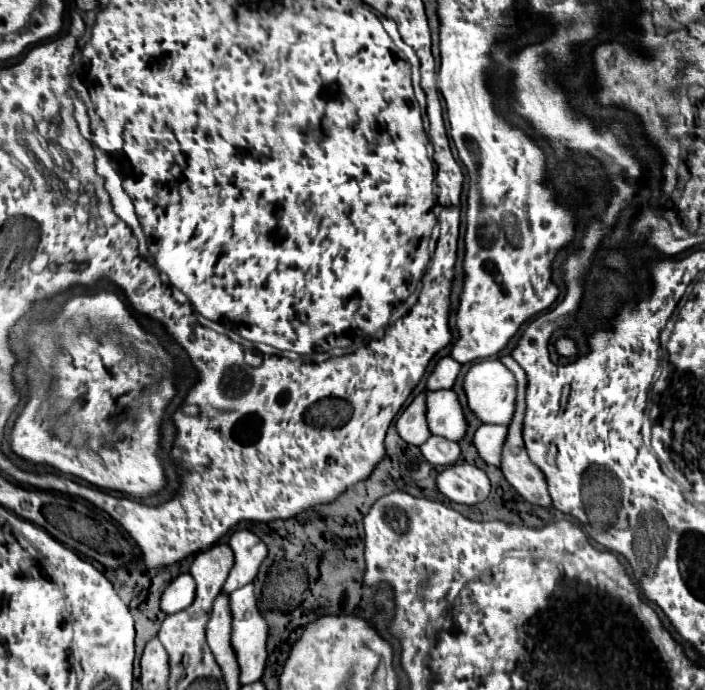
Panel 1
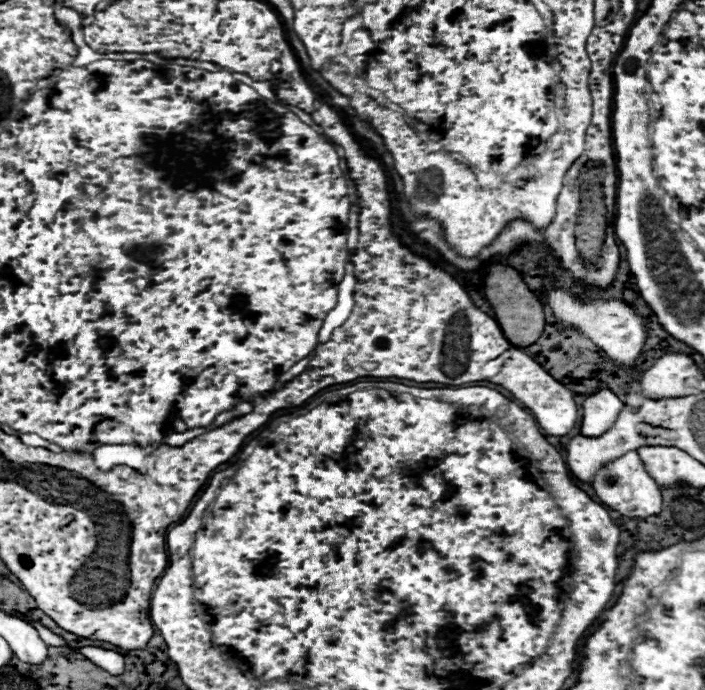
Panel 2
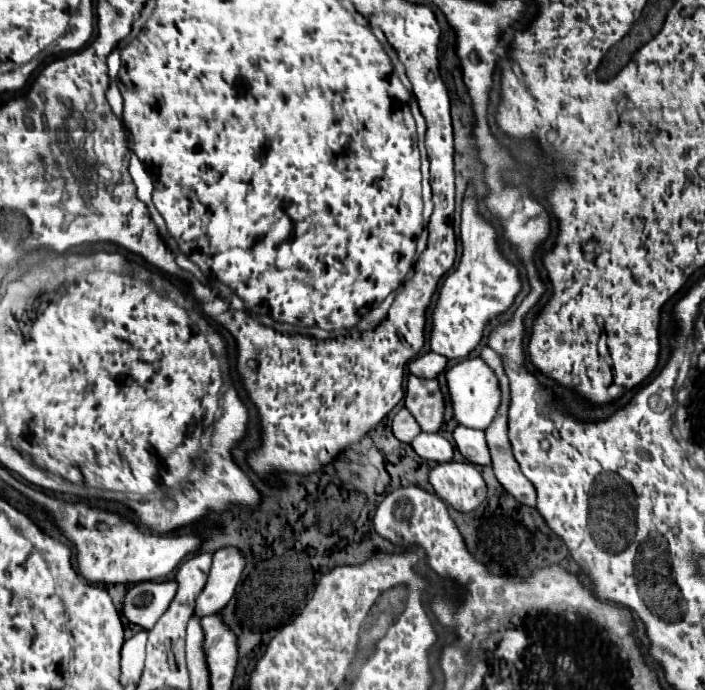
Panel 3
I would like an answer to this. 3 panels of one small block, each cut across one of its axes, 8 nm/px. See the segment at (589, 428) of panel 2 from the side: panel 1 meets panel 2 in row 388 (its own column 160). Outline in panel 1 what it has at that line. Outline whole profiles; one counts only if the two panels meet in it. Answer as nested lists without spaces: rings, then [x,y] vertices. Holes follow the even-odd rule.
[[[180,574],[178,578],[174,578],[166,586],[166,590],[160,598],[160,610],[166,612],[166,614],[176,614],[178,610],[188,608],[194,600],[194,592],[196,592],[196,588],[194,588],[192,576],[190,574]]]

